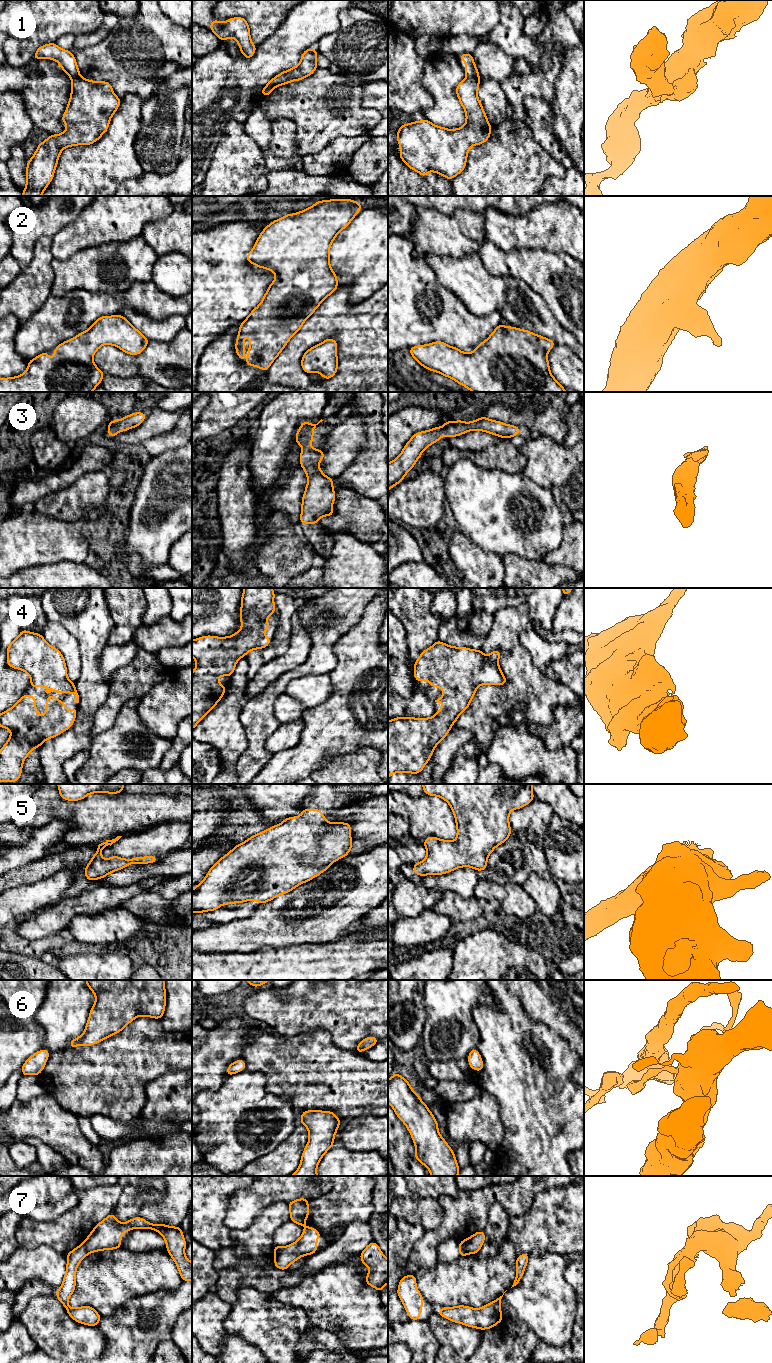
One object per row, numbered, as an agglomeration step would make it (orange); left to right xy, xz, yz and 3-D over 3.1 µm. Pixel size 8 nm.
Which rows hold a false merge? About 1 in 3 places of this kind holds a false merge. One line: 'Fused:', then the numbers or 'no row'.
Fused: 1, 7

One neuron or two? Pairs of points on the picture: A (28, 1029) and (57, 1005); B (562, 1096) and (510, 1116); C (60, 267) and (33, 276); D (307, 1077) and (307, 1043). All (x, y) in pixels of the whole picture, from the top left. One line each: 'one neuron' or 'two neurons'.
A: two neurons
B: one neuron
C: two neurons
D: one neuron

